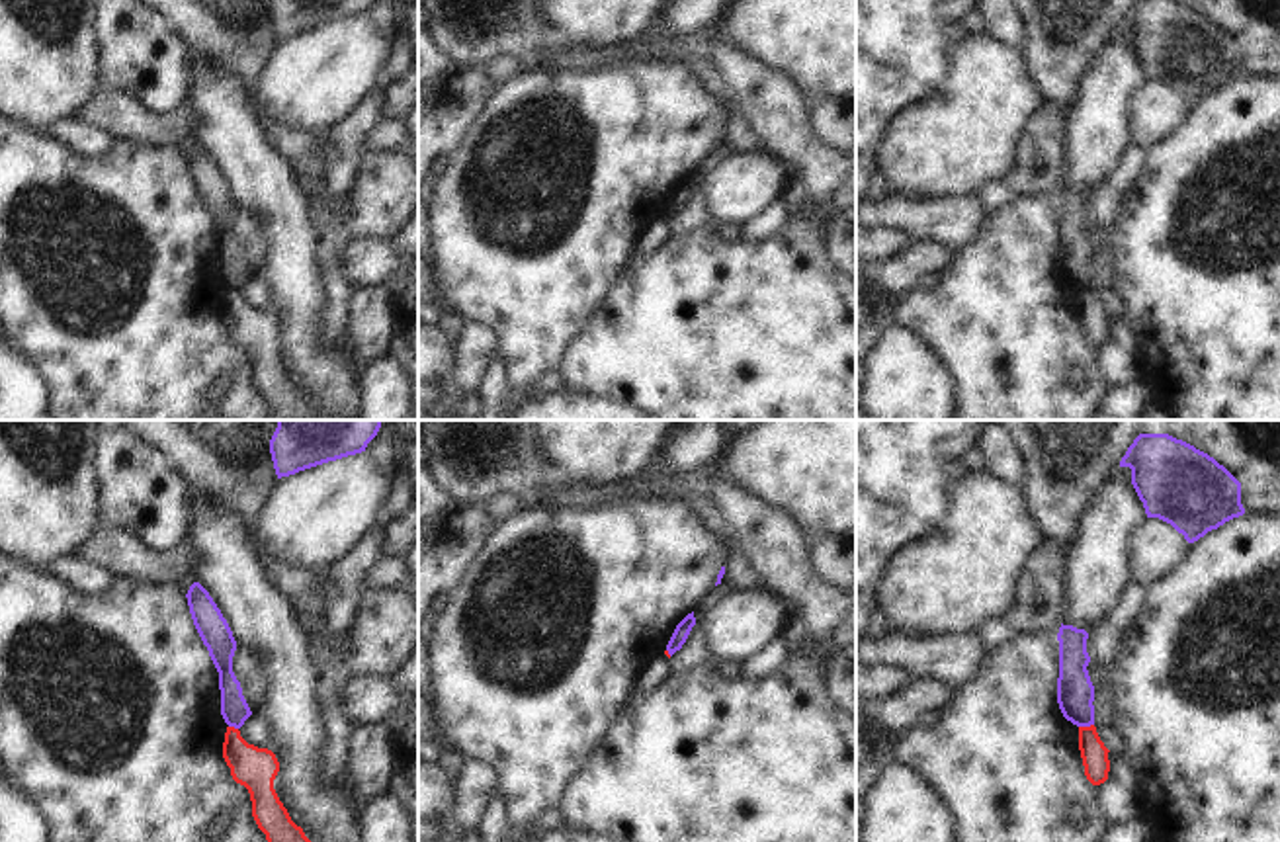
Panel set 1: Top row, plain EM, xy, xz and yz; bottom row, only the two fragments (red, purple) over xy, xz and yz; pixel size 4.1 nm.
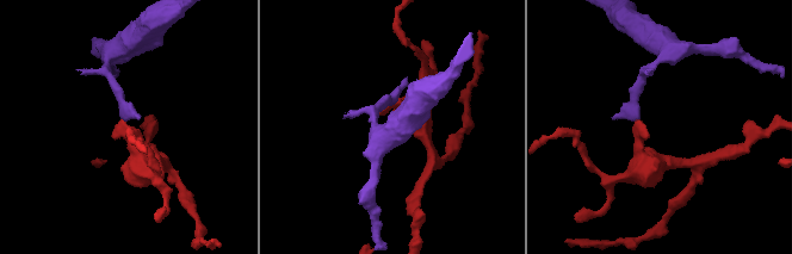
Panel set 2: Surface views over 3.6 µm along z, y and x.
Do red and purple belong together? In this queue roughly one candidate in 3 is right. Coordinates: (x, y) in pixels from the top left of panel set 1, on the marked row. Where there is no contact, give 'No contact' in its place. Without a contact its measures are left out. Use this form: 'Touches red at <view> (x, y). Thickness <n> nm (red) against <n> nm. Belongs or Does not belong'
Touches red at yz (1085, 727). Thickness 110 nm (red) against 160 nm. Does not belong.

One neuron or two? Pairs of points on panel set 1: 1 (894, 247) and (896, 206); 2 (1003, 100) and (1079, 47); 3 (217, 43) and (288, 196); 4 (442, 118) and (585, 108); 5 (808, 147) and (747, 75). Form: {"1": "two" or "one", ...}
{"1": "two", "2": "two", "3": "two", "4": "two", "5": "one"}

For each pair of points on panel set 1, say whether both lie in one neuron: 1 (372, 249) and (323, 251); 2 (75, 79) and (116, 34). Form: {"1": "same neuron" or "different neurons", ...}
{"1": "different neurons", "2": "different neurons"}

